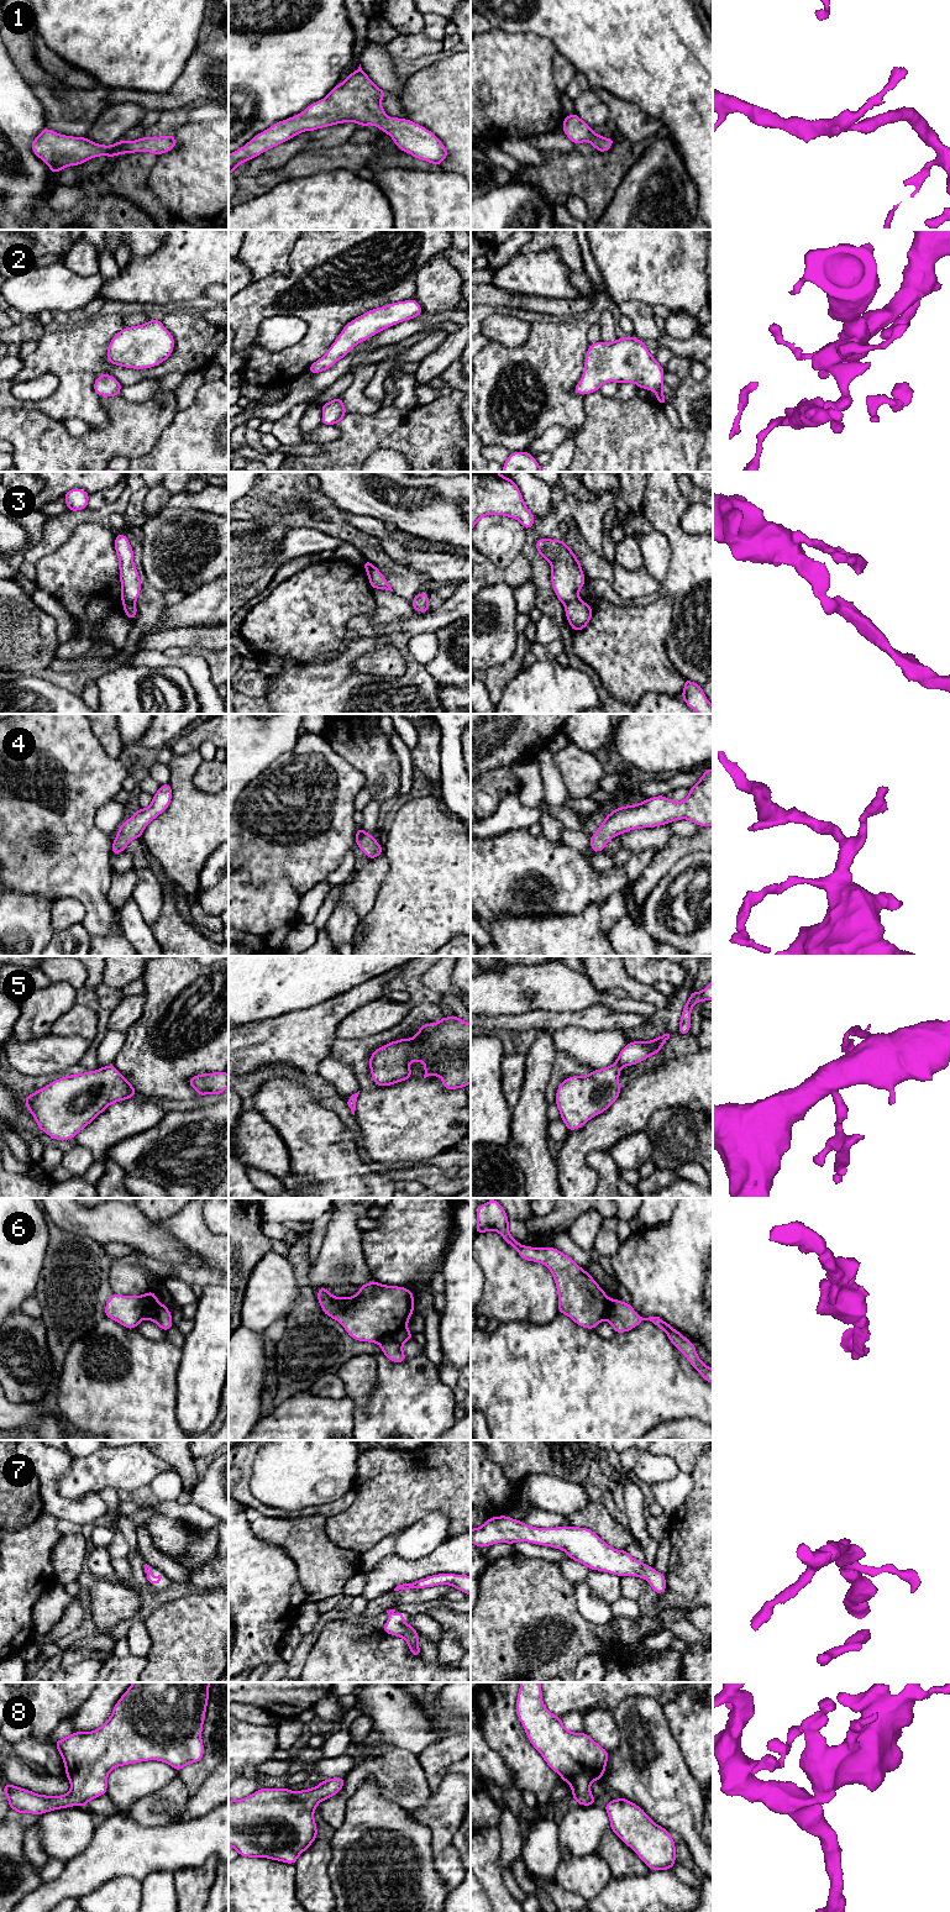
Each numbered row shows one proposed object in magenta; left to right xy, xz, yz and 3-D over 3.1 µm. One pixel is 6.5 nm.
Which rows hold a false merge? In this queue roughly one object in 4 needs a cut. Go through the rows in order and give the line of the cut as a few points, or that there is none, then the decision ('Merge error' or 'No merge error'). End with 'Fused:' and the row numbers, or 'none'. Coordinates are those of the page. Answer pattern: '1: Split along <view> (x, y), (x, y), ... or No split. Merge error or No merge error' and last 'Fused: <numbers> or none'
1: No split. No merge error
2: No split. No merge error
3: Split along yz (577, 597), (565, 605). Merge error
4: No split. No merge error
5: No split. No merge error
6: Split along xz (405, 1324), (384, 1334), (377, 1341). Merge error
7: No split. No merge error
8: No split. No merge error
Fused: 3, 6

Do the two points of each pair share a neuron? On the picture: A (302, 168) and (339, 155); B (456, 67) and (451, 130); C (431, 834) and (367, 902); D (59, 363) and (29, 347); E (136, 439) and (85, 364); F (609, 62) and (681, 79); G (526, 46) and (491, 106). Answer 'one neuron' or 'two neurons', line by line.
A: one neuron
B: one neuron
C: one neuron
D: two neurons
E: two neurons
F: one neuron
G: one neuron

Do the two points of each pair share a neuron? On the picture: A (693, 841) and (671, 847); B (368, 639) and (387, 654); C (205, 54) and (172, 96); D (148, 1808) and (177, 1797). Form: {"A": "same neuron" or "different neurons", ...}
{"A": "same neuron", "B": "different neurons", "C": "same neuron", "D": "same neuron"}

